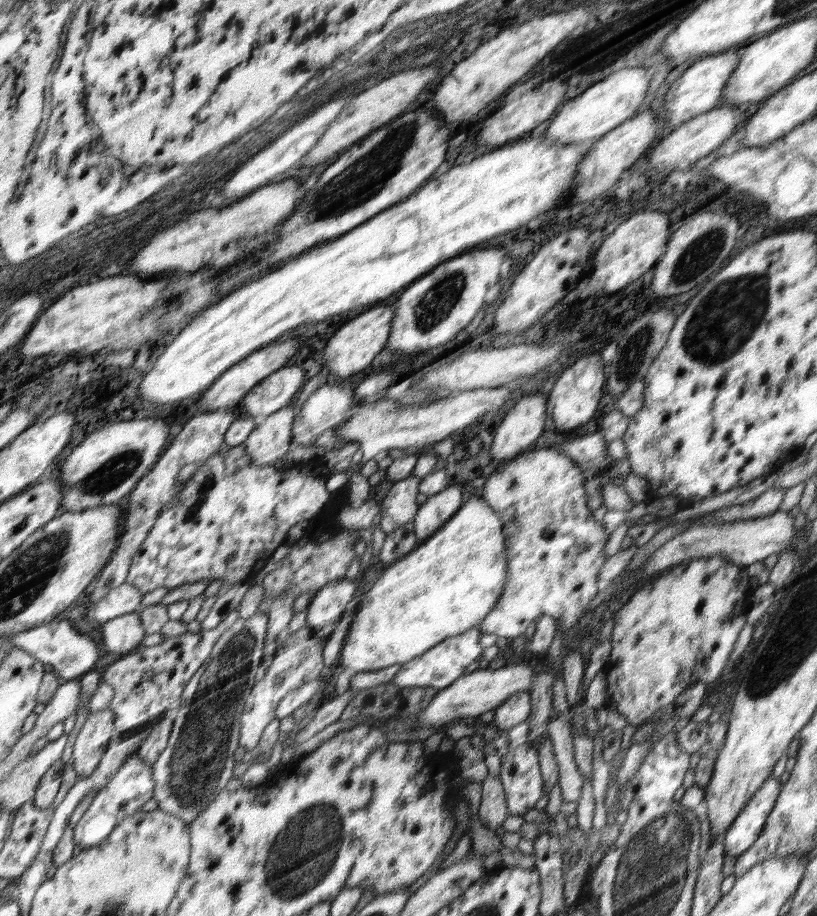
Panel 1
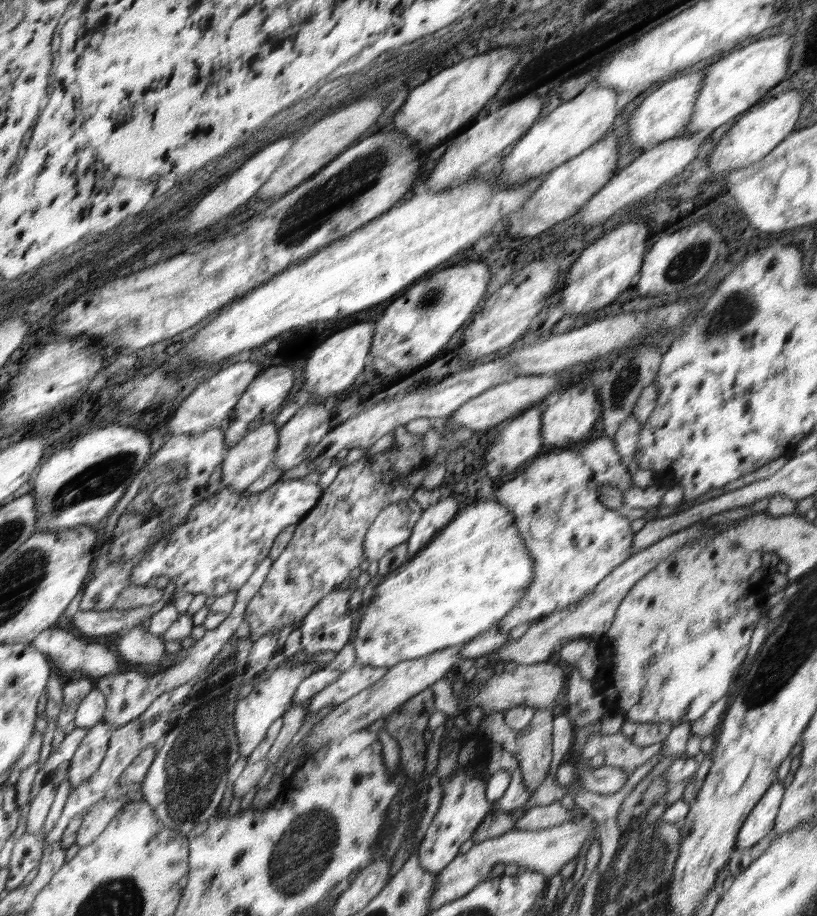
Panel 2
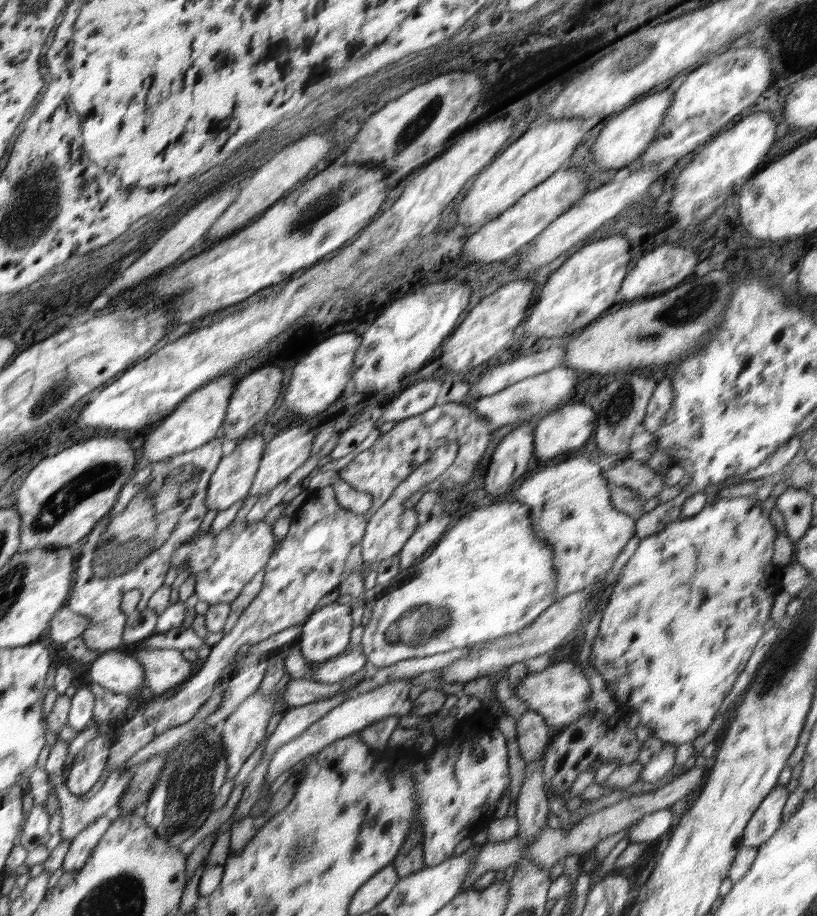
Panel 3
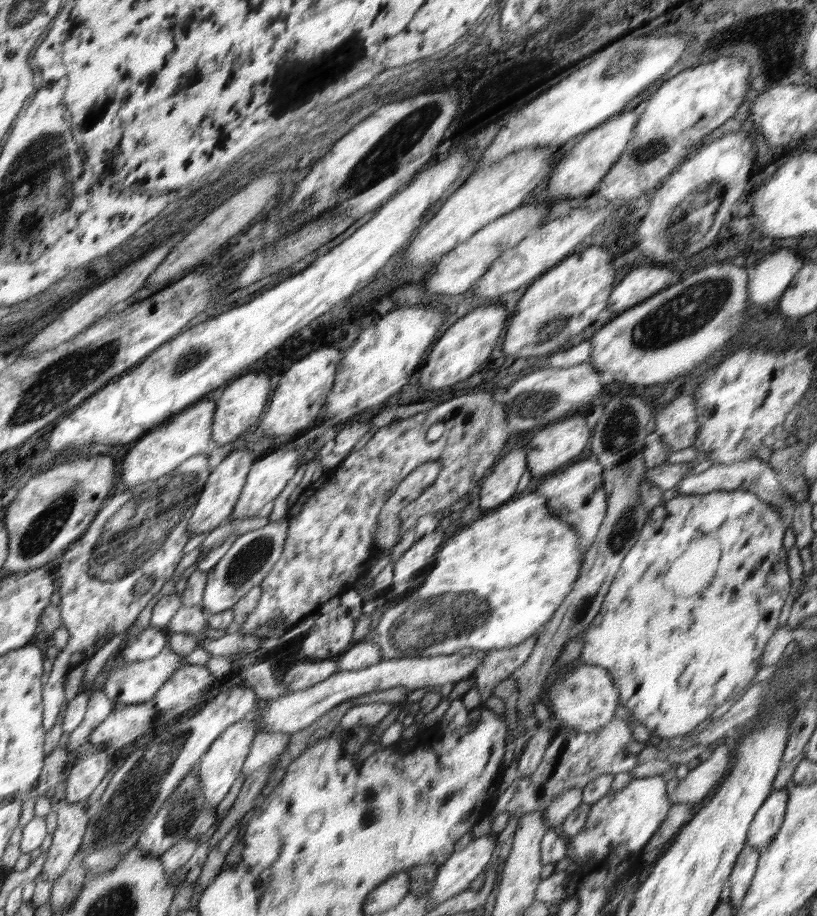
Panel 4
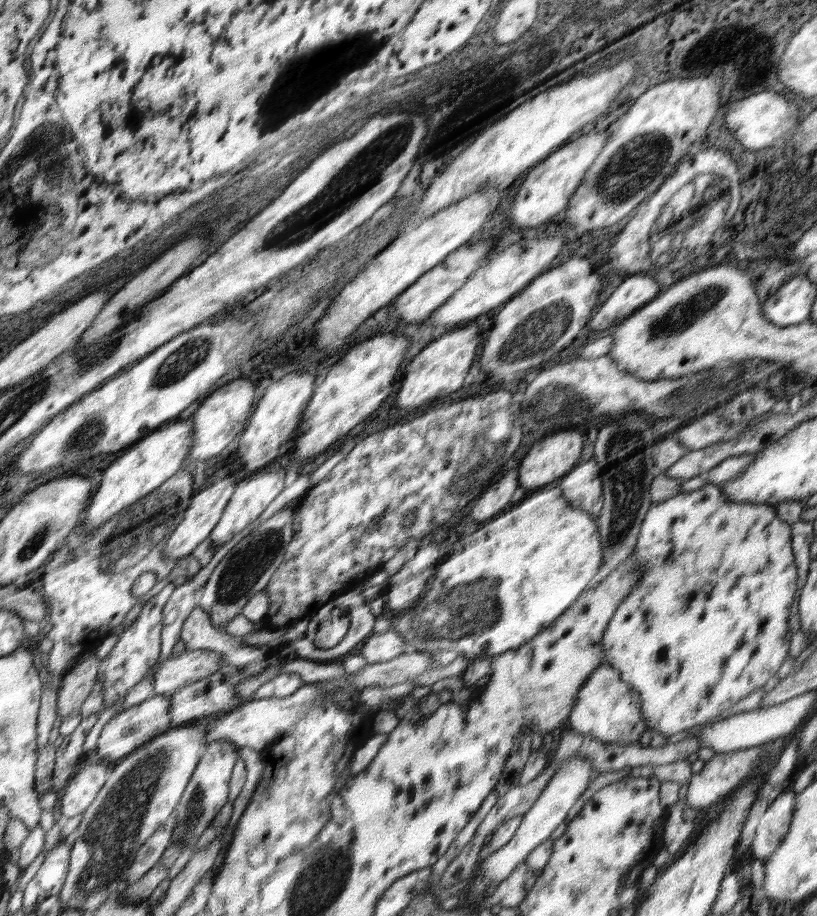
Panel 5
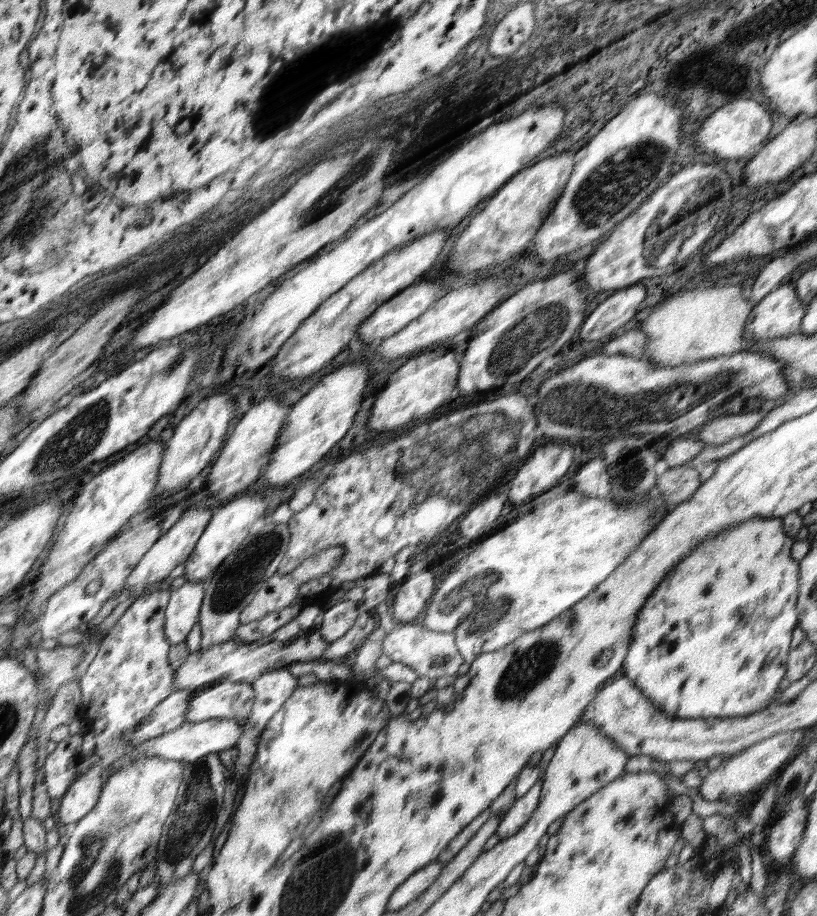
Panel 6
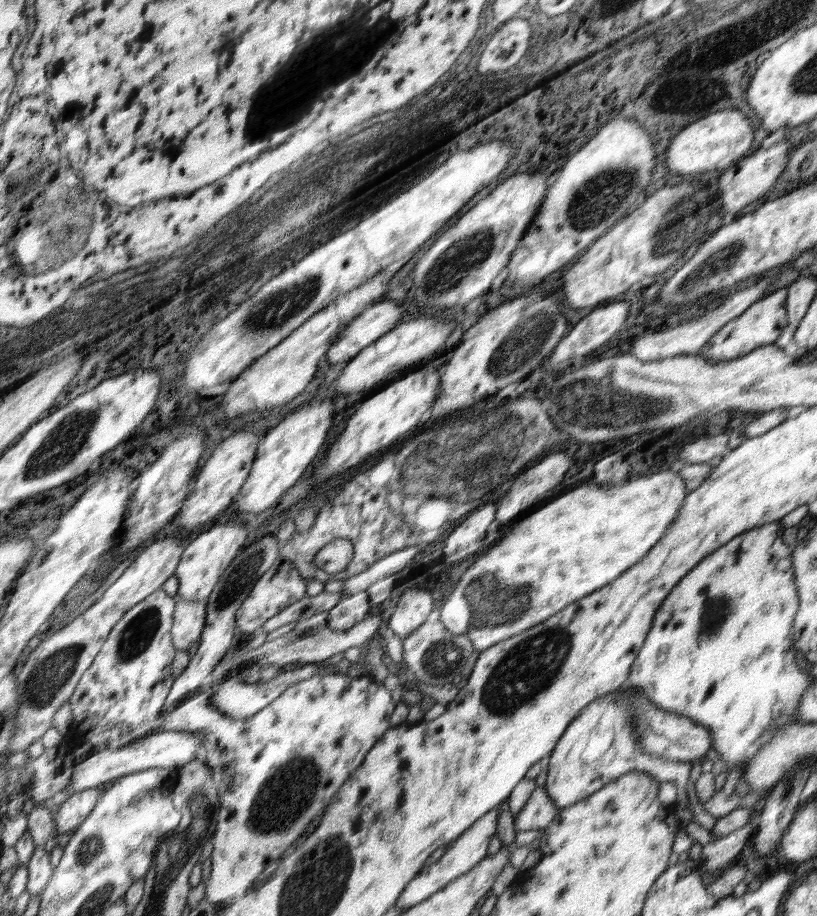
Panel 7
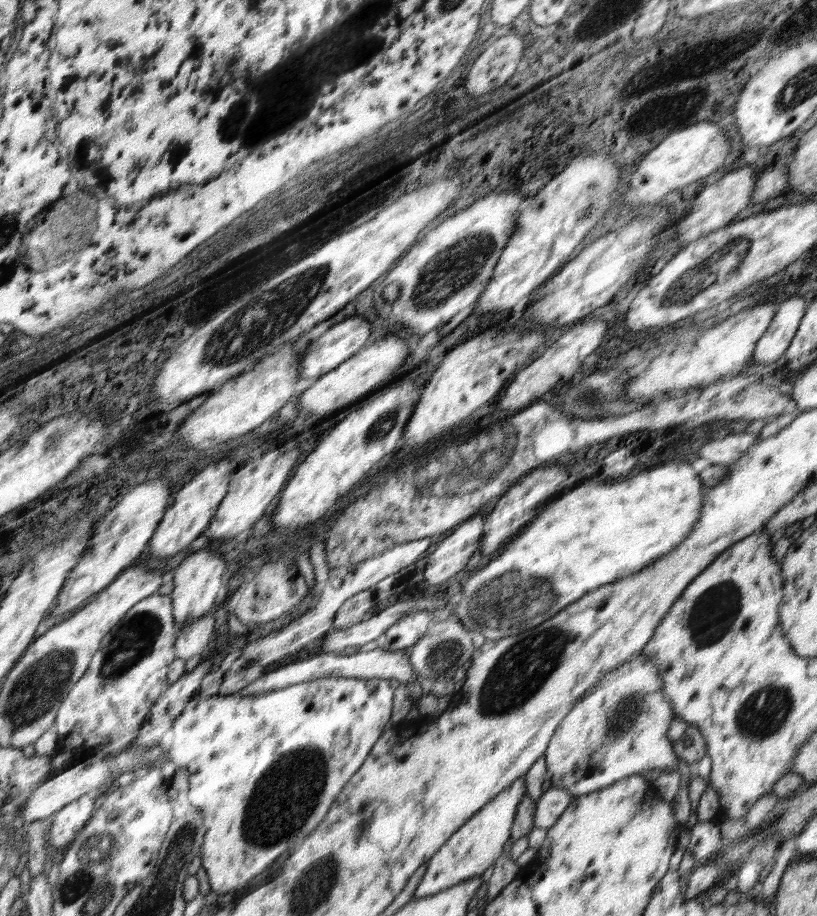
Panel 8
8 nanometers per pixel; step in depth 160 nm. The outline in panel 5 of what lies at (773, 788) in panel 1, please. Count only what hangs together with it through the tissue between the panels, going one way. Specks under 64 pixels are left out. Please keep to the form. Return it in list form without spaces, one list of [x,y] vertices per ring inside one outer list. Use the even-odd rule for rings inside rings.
[[[788,787],[762,814],[752,843],[754,858],[763,860],[770,858],[779,847],[780,841],[785,837],[791,825],[796,795]]]

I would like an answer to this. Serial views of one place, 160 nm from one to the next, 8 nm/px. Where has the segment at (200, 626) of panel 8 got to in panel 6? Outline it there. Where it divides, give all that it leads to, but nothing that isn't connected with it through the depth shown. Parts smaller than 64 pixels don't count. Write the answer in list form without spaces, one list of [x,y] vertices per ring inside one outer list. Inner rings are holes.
[[[206,580],[186,581],[171,592],[165,611],[164,636],[174,646],[185,642],[199,619],[199,611],[206,590]]]

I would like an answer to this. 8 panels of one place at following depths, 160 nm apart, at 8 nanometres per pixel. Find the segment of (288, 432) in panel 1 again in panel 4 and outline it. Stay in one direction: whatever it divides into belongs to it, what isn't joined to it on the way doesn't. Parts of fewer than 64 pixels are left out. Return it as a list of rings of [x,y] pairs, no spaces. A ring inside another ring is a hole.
[[[246,448],[232,451],[209,474],[205,484],[202,486],[202,490],[200,490],[200,495],[194,497],[196,503],[193,506],[192,514],[187,524],[189,536],[193,537],[198,536],[198,534],[204,534],[204,532],[211,532],[234,512],[240,493],[243,492],[243,486],[247,482],[248,474],[251,472],[251,466],[258,460],[259,456],[256,455],[258,454],[254,453],[254,451],[248,451]]]

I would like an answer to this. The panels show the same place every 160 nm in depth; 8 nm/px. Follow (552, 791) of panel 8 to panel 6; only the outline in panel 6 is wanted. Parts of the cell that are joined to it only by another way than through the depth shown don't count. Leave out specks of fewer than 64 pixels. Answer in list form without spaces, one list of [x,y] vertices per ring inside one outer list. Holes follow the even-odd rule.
[[[543,778],[538,779],[536,784],[524,796],[518,798],[512,808],[509,808],[509,811],[503,816],[495,832],[500,841],[516,834],[516,831],[528,822],[538,806],[542,783]]]

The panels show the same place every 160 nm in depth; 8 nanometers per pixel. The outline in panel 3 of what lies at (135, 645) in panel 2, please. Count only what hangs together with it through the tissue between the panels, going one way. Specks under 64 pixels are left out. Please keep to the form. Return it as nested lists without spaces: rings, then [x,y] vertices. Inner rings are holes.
[[[141,644],[140,648],[136,660],[144,670],[144,678],[152,694],[156,696],[167,694],[190,678],[194,666],[182,658],[178,649],[146,649],[144,644]]]

